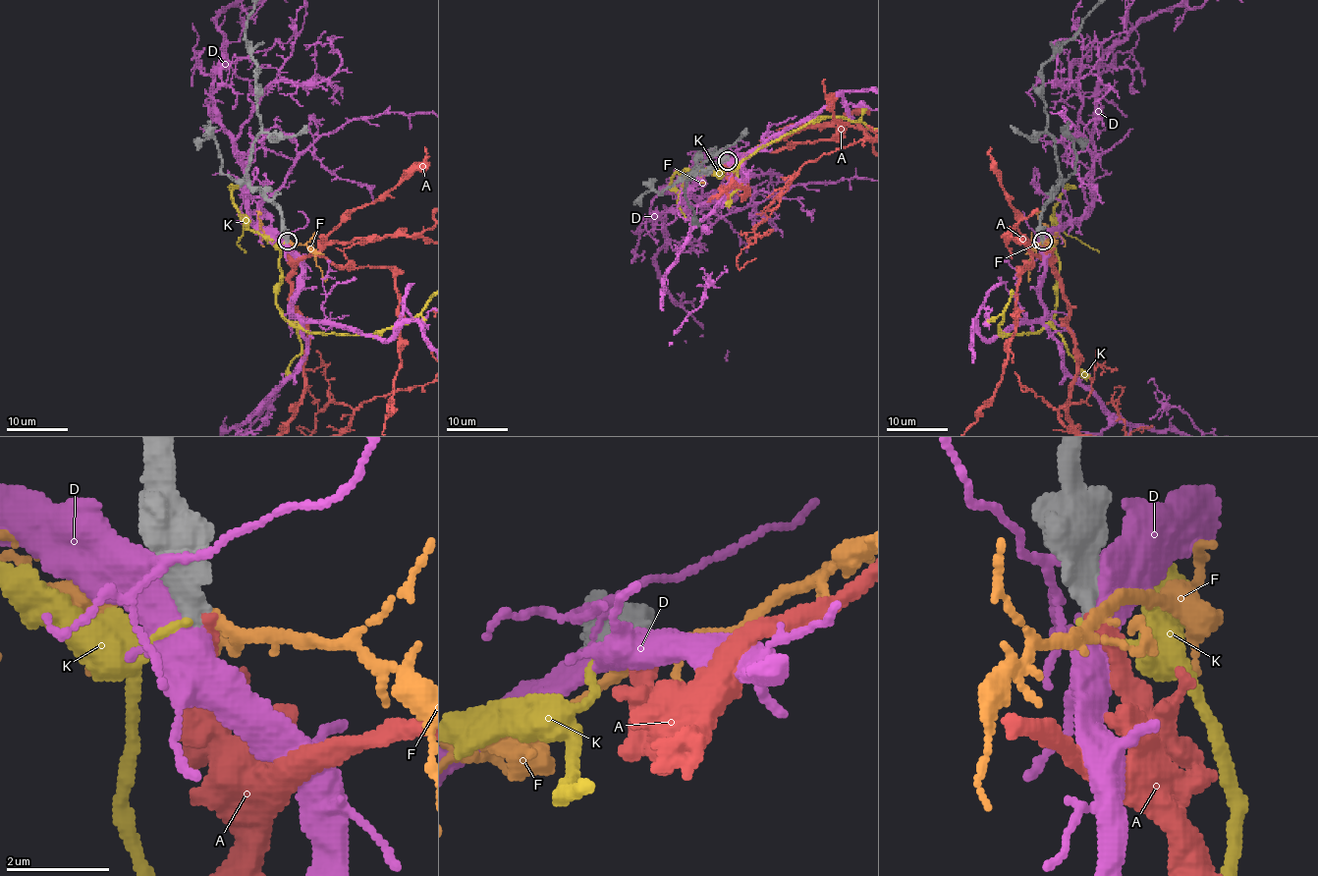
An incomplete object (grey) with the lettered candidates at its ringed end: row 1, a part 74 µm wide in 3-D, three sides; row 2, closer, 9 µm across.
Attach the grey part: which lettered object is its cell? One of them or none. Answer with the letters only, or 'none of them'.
A

